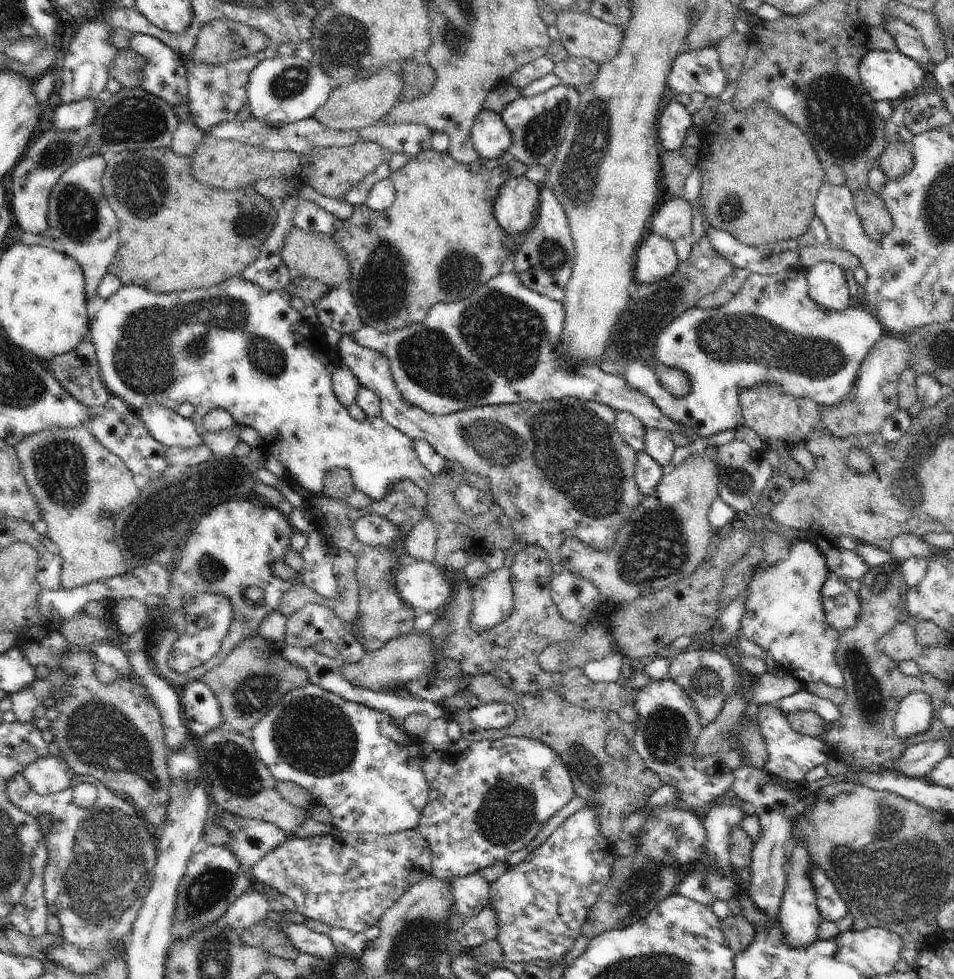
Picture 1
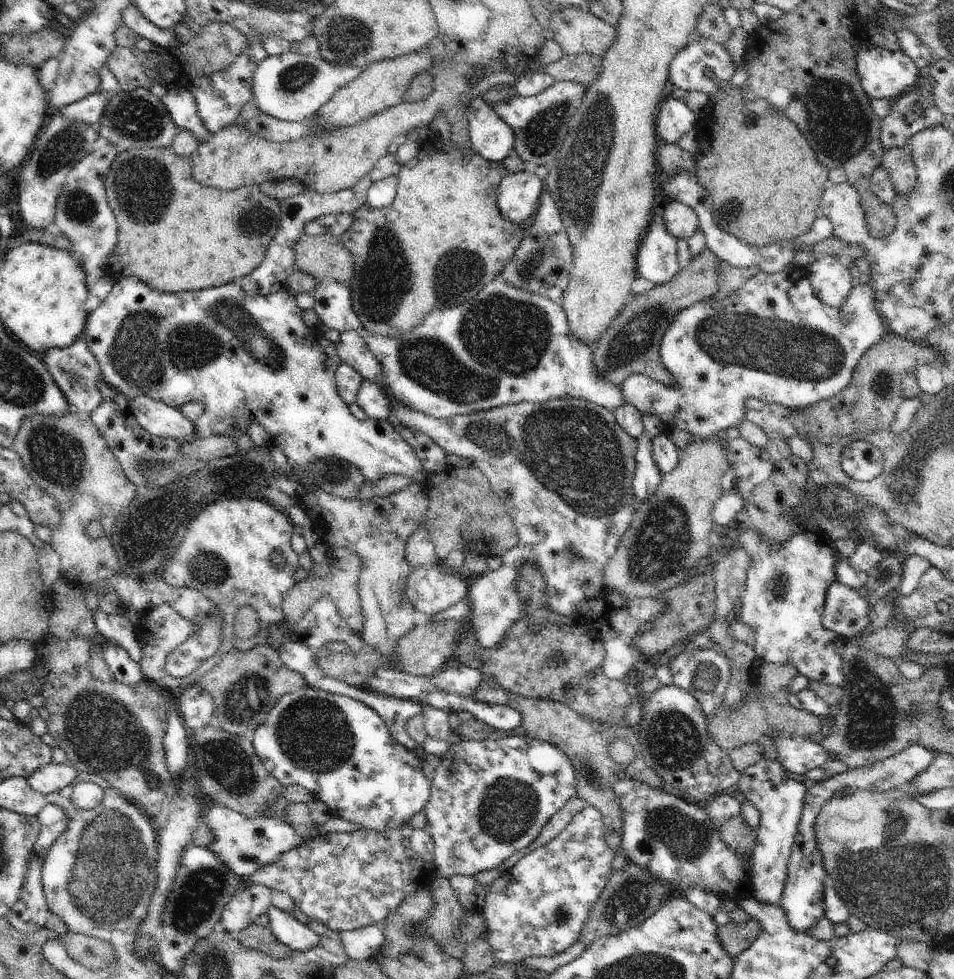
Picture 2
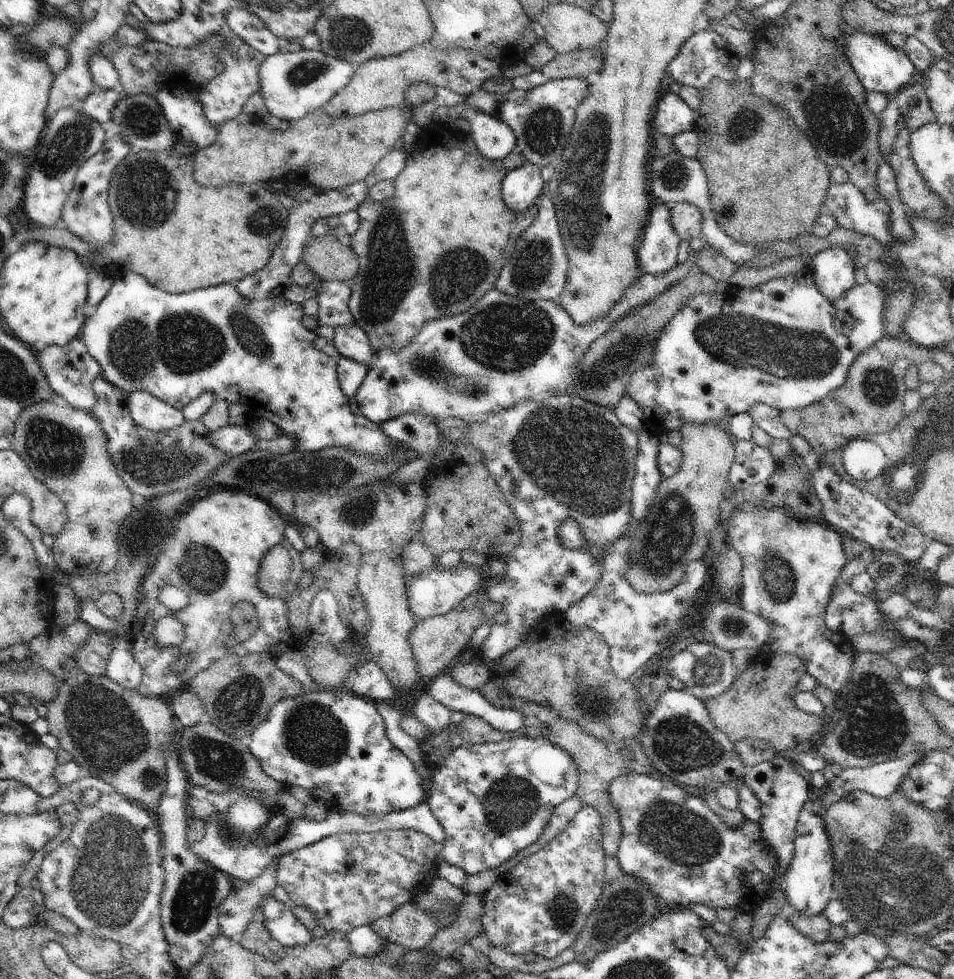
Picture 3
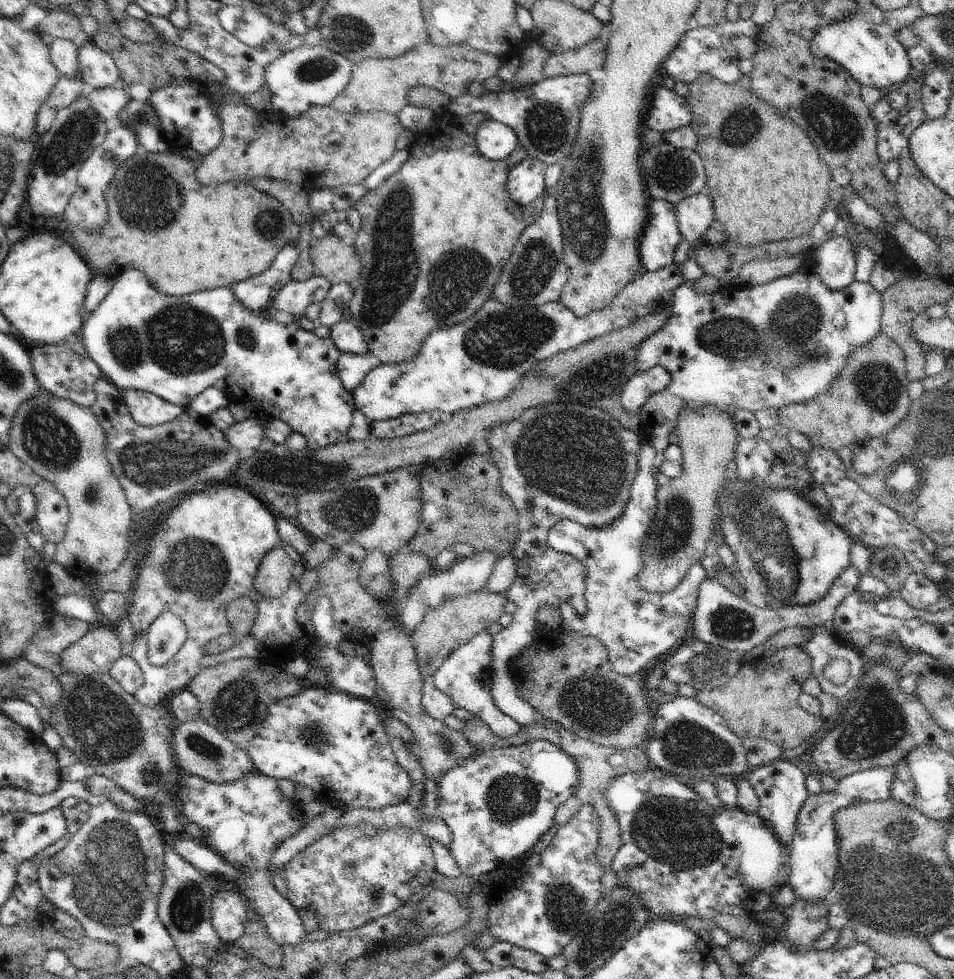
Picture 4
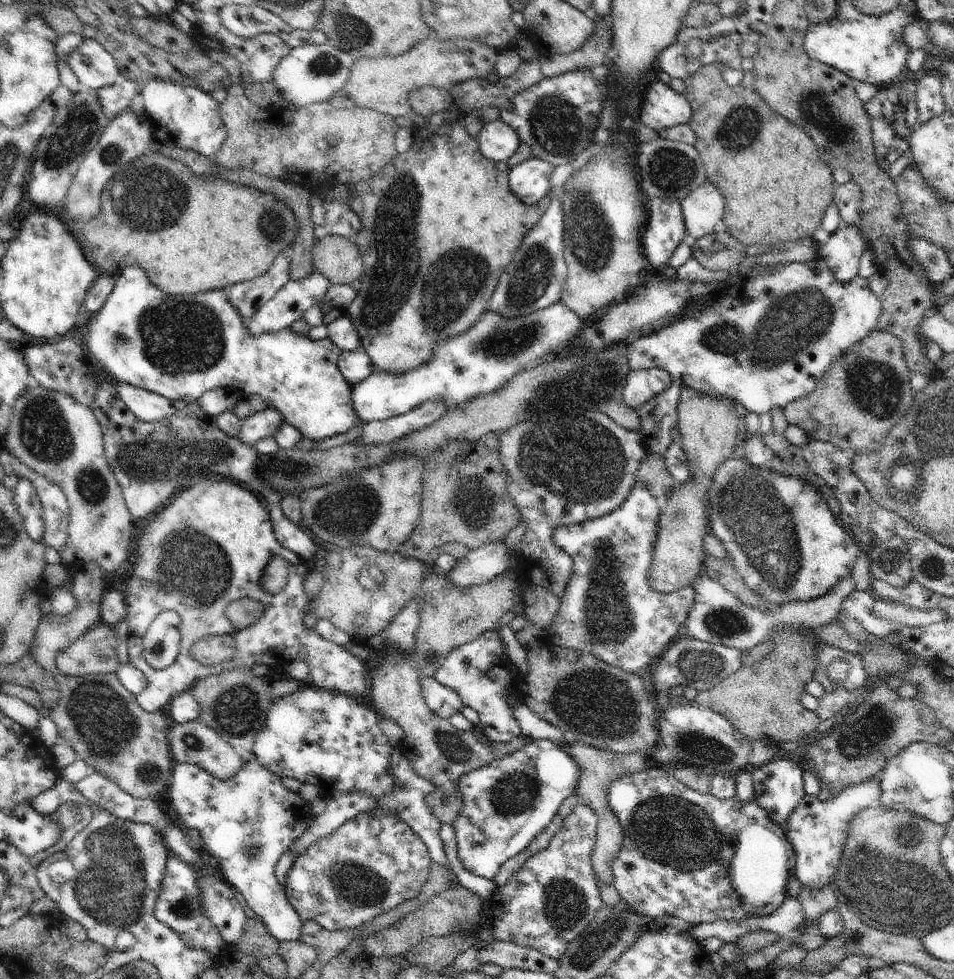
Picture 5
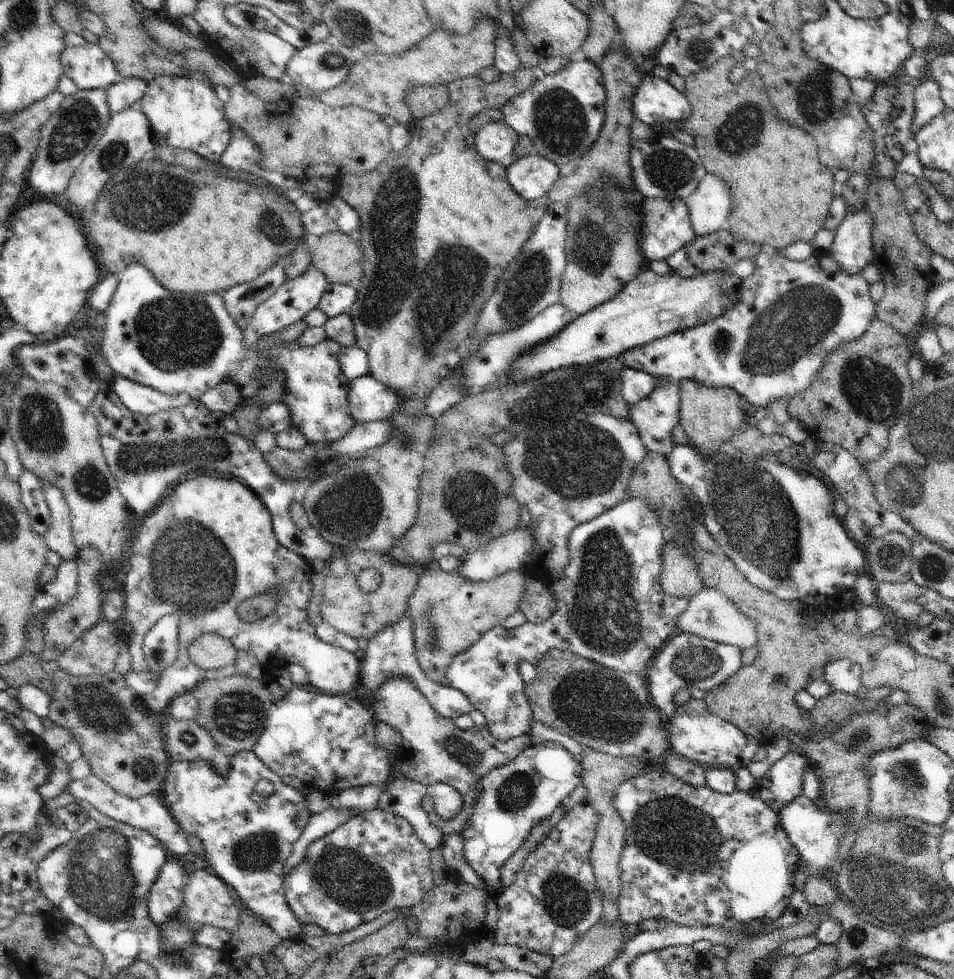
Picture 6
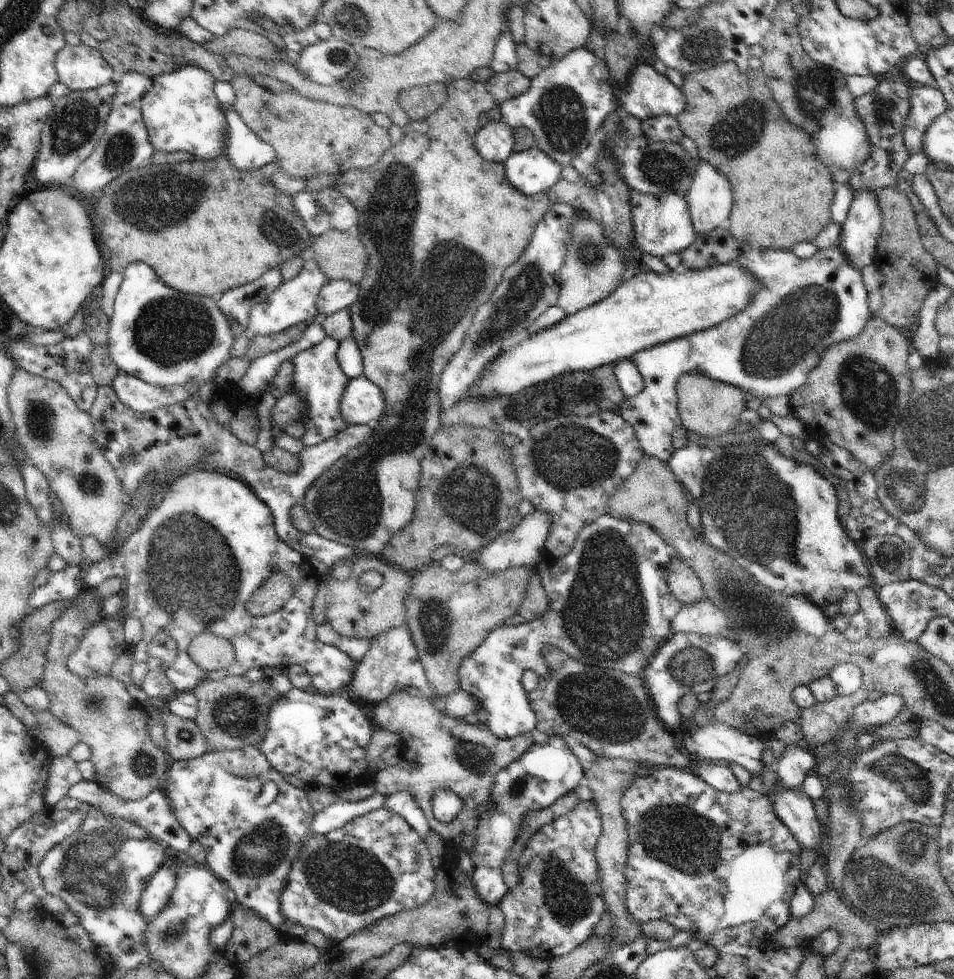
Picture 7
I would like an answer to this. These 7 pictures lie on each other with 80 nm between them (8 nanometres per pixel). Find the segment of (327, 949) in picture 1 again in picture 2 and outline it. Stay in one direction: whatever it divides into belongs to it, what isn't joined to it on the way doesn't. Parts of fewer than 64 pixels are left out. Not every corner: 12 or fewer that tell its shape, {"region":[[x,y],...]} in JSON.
{"region":[[267,910],[274,936],[292,950],[319,945],[321,936],[295,914]]}

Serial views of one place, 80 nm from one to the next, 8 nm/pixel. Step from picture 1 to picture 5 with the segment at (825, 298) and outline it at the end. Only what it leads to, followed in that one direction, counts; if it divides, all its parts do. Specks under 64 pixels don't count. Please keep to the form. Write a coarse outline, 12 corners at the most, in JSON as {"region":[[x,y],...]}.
{"region":[[846,225],[816,246],[837,281],[851,281],[868,247],[864,227]]}

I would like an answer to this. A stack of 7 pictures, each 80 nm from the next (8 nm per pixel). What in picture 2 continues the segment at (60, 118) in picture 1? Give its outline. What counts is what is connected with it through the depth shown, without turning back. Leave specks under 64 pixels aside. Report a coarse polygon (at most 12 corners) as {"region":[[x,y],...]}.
{"region":[[94,94],[63,108],[73,121],[101,122],[112,95]]}

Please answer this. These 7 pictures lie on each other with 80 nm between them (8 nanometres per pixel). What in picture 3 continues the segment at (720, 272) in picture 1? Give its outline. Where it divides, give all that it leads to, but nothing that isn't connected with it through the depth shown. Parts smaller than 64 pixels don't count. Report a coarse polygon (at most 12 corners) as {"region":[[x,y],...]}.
{"region":[[693,269],[614,323],[565,394],[614,412],[687,298],[725,285]]}

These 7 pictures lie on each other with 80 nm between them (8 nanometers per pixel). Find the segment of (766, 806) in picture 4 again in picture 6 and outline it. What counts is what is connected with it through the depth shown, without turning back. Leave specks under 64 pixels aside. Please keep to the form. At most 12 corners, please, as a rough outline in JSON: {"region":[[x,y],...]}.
{"region":[[788,751],[755,788],[777,813],[802,795],[808,757]]}

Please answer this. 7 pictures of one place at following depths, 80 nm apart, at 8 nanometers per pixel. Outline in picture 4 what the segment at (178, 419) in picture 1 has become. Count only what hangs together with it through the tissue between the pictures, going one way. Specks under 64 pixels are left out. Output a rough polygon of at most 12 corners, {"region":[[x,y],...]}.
{"region":[[148,391],[121,393],[132,418],[145,427],[184,412]]}

